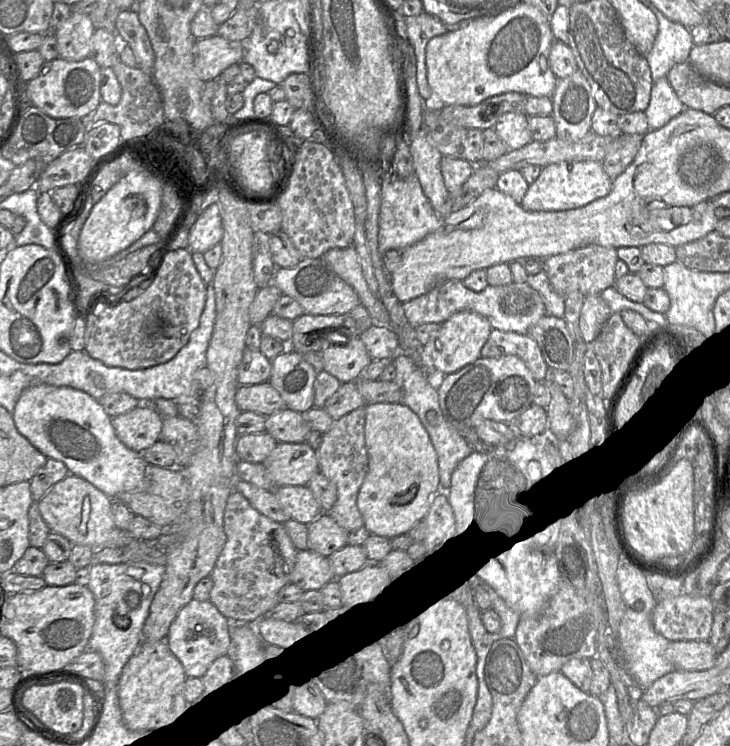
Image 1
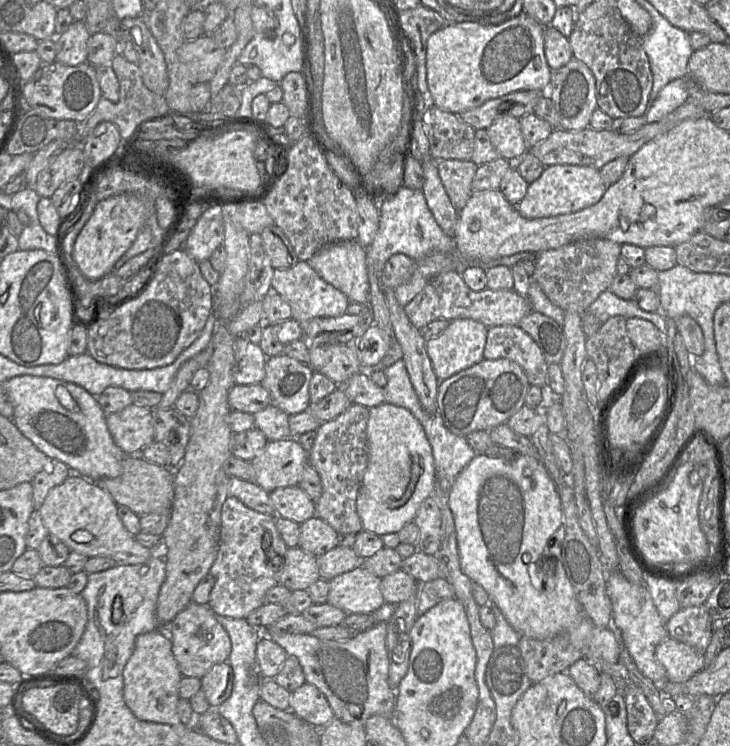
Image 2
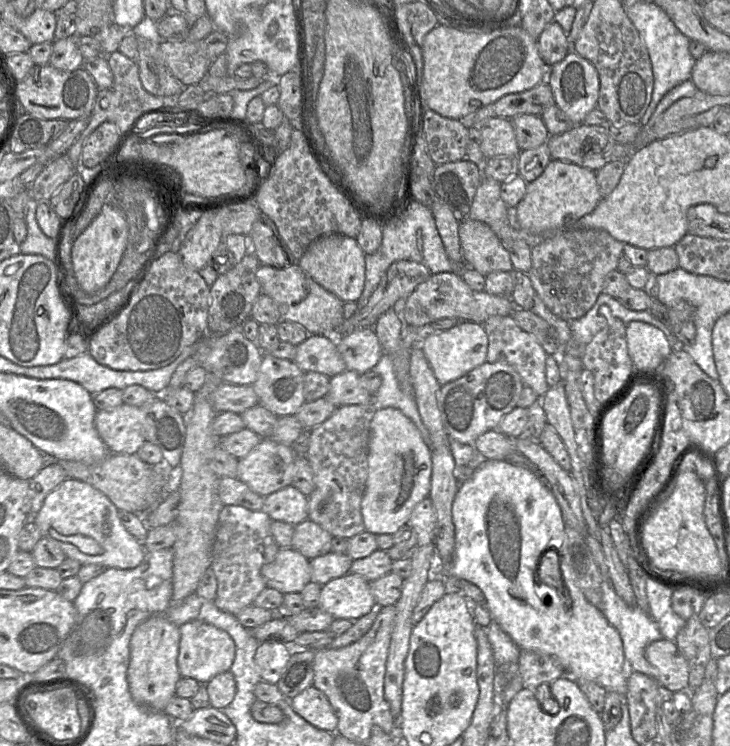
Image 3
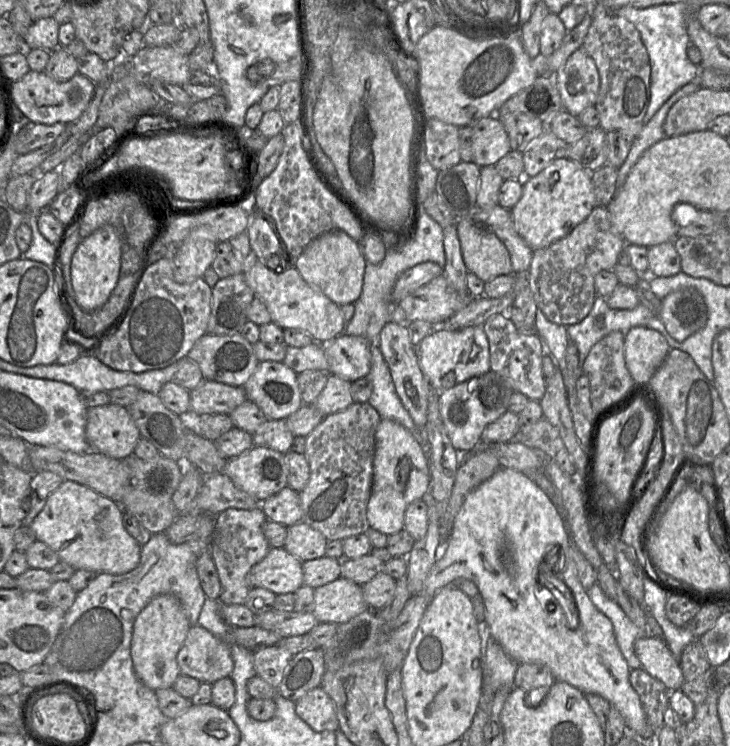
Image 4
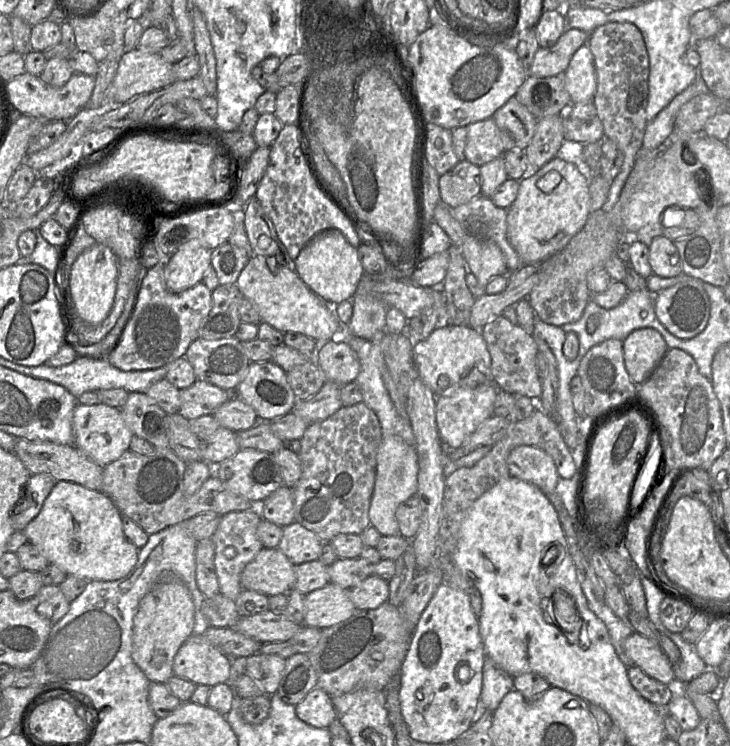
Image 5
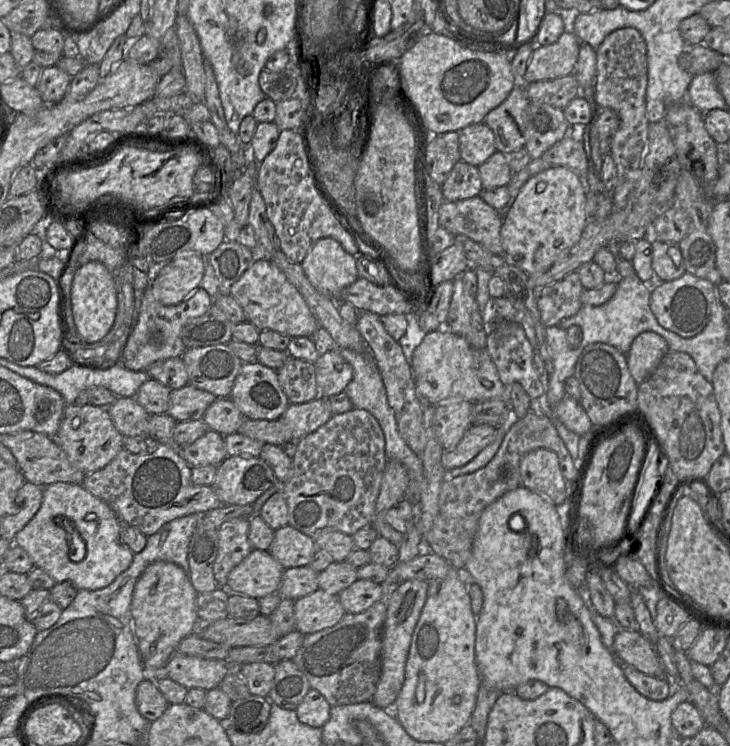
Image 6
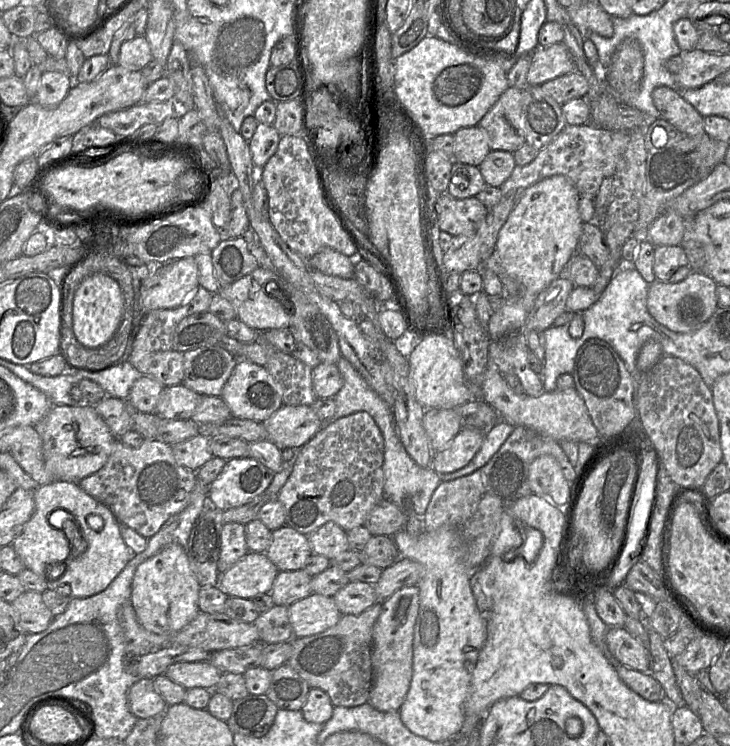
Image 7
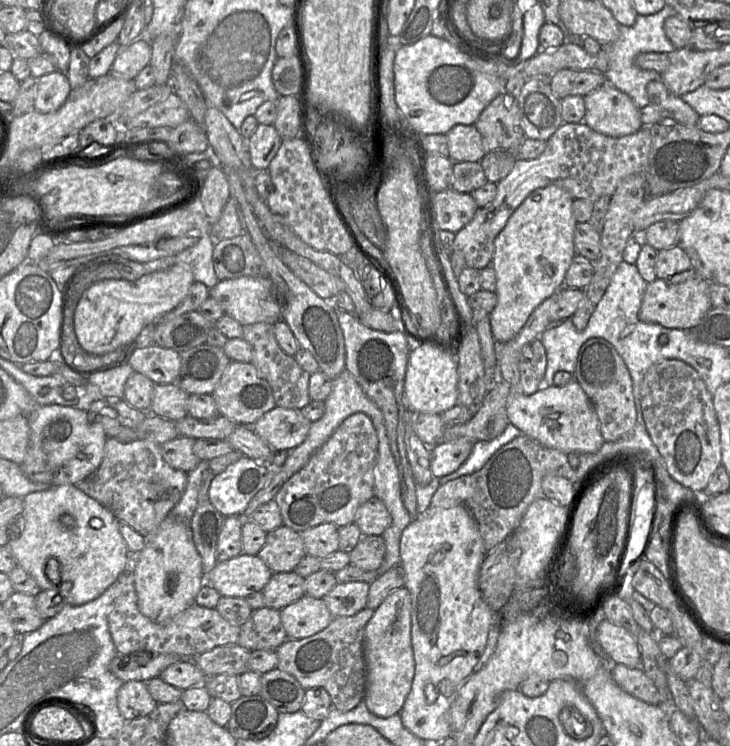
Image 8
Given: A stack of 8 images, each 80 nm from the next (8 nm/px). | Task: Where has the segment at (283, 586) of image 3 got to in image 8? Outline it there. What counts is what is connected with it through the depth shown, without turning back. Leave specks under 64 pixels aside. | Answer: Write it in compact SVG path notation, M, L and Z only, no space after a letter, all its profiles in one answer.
M241 553L229 560L217 562L206 575L205 583L215 588L223 597L244 598L262 591L272 574L257 554Z

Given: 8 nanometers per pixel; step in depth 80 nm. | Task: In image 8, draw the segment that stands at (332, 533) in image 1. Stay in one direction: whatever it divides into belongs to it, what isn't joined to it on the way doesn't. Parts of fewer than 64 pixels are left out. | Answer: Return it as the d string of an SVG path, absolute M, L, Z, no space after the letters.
M281 525L266 535L266 540L257 553L272 573L291 572L306 555L300 534Z

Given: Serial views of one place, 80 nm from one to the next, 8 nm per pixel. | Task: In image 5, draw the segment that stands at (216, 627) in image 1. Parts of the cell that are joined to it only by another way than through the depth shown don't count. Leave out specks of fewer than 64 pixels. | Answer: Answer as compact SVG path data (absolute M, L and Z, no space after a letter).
M195 632L177 651L173 673L196 685L213 687L229 682L231 665L230 657Z

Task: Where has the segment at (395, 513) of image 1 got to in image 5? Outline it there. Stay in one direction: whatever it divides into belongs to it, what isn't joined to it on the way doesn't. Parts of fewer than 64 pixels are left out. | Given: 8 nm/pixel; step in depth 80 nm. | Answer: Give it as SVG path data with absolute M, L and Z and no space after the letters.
M384 435L377 452L376 478L371 498L369 518L382 536L400 535L400 527L395 513L398 506L417 494L418 455L415 446L407 444L396 435Z

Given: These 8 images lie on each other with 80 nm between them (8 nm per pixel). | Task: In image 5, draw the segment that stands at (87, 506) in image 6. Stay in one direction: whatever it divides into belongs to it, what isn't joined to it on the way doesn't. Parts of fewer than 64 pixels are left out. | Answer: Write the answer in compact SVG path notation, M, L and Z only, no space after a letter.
M57 481L38 515L23 531L28 542L67 576L87 581L114 581L125 577L138 560L139 549L125 537L122 516L102 491L69 481Z

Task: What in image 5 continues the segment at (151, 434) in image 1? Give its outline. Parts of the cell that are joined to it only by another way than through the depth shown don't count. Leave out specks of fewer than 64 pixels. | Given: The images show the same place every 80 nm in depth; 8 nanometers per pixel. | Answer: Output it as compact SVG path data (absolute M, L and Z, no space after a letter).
M78 403L73 413L72 428L73 445L101 466L106 466L118 460L124 452L129 450L133 436L131 430L125 424L121 410L103 403L95 405Z

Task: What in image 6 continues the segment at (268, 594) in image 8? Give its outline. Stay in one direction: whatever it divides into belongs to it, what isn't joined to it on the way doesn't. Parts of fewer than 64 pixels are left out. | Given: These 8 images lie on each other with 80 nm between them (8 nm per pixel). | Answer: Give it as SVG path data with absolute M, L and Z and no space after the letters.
M309 565L287 568L276 593L281 599L297 600L319 589L318 575Z

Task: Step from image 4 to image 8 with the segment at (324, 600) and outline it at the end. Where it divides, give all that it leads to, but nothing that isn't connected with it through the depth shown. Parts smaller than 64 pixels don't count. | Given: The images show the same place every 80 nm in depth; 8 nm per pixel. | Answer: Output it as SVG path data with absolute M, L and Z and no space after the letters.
M303 595L280 610L289 639L301 639L324 630L334 619L322 598Z

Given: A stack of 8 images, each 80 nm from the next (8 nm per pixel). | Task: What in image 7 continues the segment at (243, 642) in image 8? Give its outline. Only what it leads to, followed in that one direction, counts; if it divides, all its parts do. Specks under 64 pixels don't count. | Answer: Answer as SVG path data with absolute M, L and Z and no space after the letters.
M274 605L268 611L260 613L253 624L259 633L259 644L286 642L294 637L288 606Z

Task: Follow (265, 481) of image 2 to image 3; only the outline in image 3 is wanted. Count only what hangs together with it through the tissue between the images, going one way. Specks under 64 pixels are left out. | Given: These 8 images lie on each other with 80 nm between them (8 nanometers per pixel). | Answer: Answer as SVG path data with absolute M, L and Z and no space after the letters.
M262 439L245 457L238 460L237 479L262 497L292 484L297 455L290 446Z

